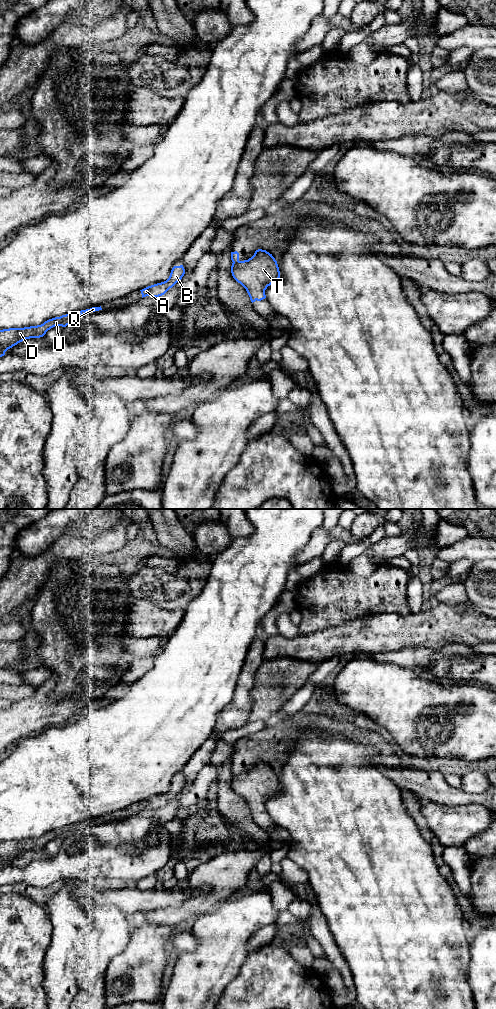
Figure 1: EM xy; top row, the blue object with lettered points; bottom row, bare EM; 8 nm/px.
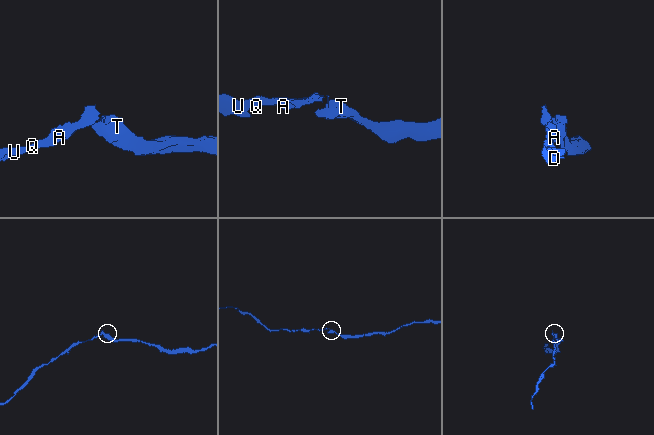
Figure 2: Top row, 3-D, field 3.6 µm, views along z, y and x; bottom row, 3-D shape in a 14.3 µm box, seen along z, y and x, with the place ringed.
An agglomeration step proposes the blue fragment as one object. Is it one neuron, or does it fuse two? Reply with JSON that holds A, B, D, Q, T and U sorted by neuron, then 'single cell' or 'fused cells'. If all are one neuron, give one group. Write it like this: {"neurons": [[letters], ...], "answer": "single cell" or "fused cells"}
{"neurons": [["A", "B", "D", "Q", "U"], ["T"]], "answer": "fused cells"}

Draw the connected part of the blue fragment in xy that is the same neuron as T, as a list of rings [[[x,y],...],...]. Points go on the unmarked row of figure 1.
[[[258,761],[248,772],[232,775],[233,790],[247,803],[251,814],[266,810],[265,802],[280,790],[275,770],[266,762]]]

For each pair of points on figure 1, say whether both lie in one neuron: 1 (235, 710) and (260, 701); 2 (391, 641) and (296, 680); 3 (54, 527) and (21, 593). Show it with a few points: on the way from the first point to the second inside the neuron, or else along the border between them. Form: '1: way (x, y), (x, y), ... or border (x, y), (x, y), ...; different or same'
1: border (254, 681), (251, 690), (250, 715); different
2: border (295, 659), (320, 663); different
3: border (59, 536), (40, 553), (19, 555); different

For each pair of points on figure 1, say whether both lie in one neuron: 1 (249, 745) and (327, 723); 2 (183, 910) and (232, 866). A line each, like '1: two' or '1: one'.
1: one
2: one

